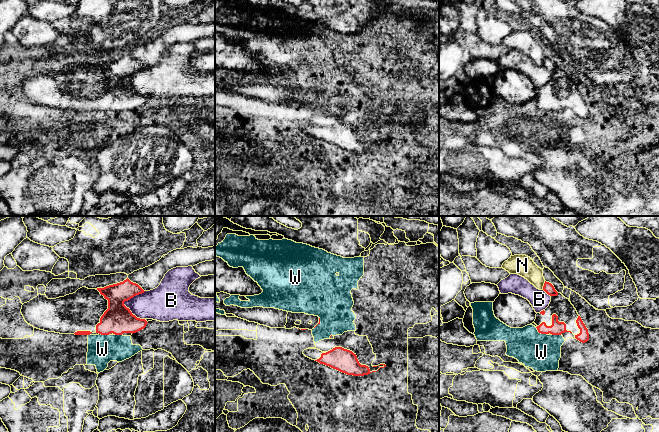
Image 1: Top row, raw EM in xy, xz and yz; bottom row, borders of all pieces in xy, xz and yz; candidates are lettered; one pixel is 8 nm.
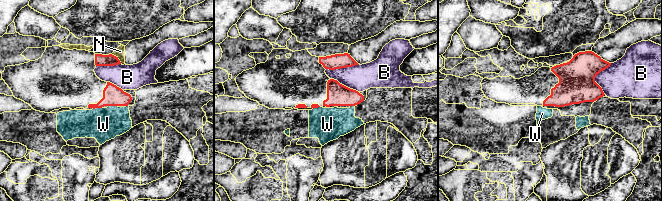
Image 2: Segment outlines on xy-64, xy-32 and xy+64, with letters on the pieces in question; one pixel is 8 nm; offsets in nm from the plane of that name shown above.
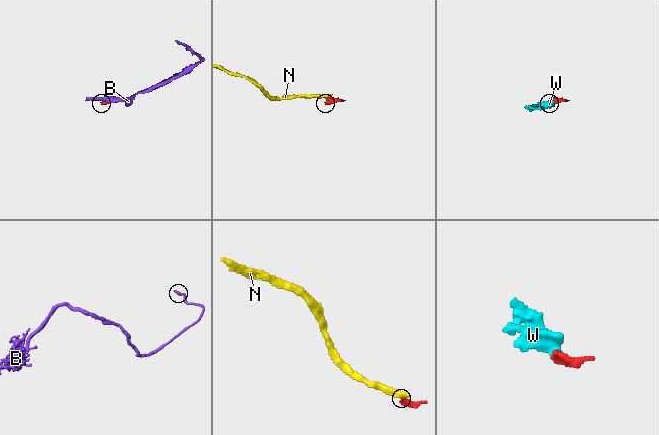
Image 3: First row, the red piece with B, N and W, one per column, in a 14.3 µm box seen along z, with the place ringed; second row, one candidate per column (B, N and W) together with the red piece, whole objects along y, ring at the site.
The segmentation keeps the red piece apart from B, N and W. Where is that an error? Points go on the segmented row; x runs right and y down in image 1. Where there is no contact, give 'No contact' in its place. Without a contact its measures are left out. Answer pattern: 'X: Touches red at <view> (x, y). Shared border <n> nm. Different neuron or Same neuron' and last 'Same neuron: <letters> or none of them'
B: Touches red at xy (125, 300). Shared border 240 nm. Different neuron
N: Touches red at yz (544, 285). Shared border 80 nm. Different neuron
W: Touches red at yz (540, 332). Shared border 110 nm. Different neuron
Same neuron: none of them

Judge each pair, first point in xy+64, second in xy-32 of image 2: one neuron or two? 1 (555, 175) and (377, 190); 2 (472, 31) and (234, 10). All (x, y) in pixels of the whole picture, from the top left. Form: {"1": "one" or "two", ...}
{"1": "two", "2": "two"}

